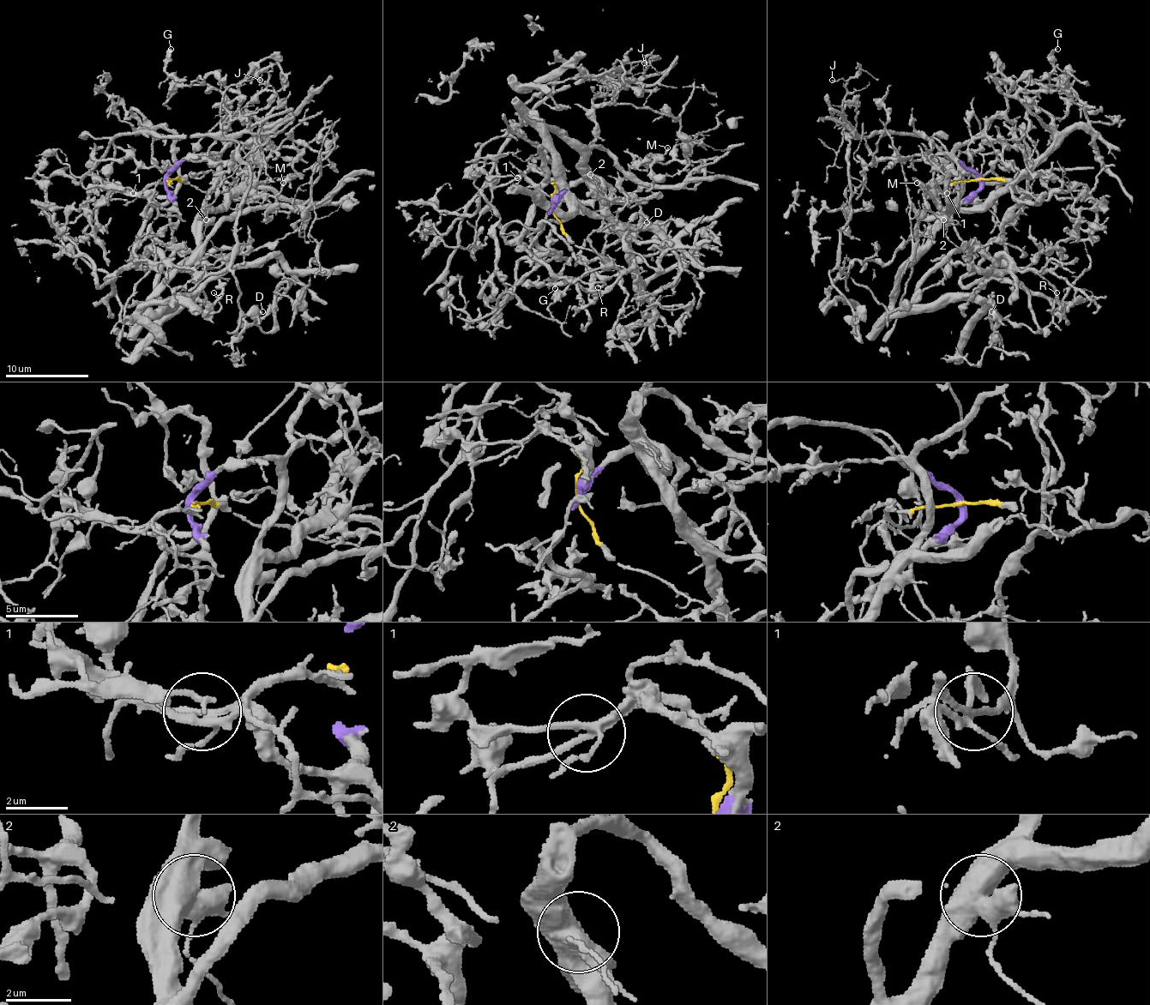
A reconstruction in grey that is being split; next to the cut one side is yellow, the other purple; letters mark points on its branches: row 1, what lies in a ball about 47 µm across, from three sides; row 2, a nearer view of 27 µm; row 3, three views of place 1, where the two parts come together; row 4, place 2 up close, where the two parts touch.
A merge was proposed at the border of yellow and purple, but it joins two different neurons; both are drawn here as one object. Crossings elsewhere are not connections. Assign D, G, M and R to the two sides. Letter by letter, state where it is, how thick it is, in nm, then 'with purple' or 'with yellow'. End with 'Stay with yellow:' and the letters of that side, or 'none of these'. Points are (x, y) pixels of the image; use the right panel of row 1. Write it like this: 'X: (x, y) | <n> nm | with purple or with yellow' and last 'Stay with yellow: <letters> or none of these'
D: (991, 311) | 140 nm | with purple
G: (1057, 49) | 240 nm | with purple
M: (917, 183) | 190 nm | with purple
R: (1056, 292) | 150 nm | with purple
Stay with yellow: none of these

